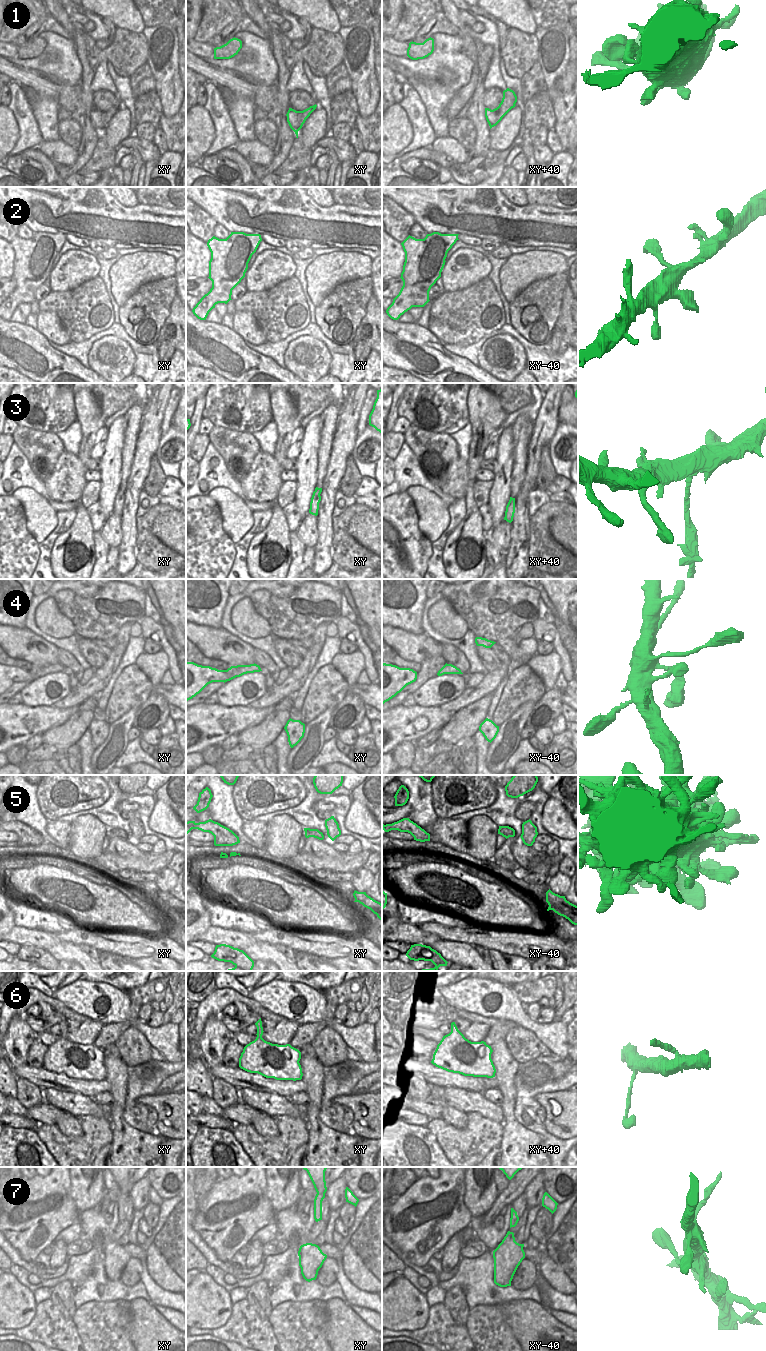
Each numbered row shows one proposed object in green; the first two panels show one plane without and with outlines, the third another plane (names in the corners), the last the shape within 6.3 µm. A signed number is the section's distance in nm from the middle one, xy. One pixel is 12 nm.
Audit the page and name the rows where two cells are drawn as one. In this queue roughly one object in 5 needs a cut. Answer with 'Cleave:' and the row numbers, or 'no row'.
Cleave: 3

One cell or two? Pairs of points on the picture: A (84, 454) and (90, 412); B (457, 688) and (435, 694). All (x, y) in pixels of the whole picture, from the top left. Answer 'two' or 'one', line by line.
A: one
B: one

